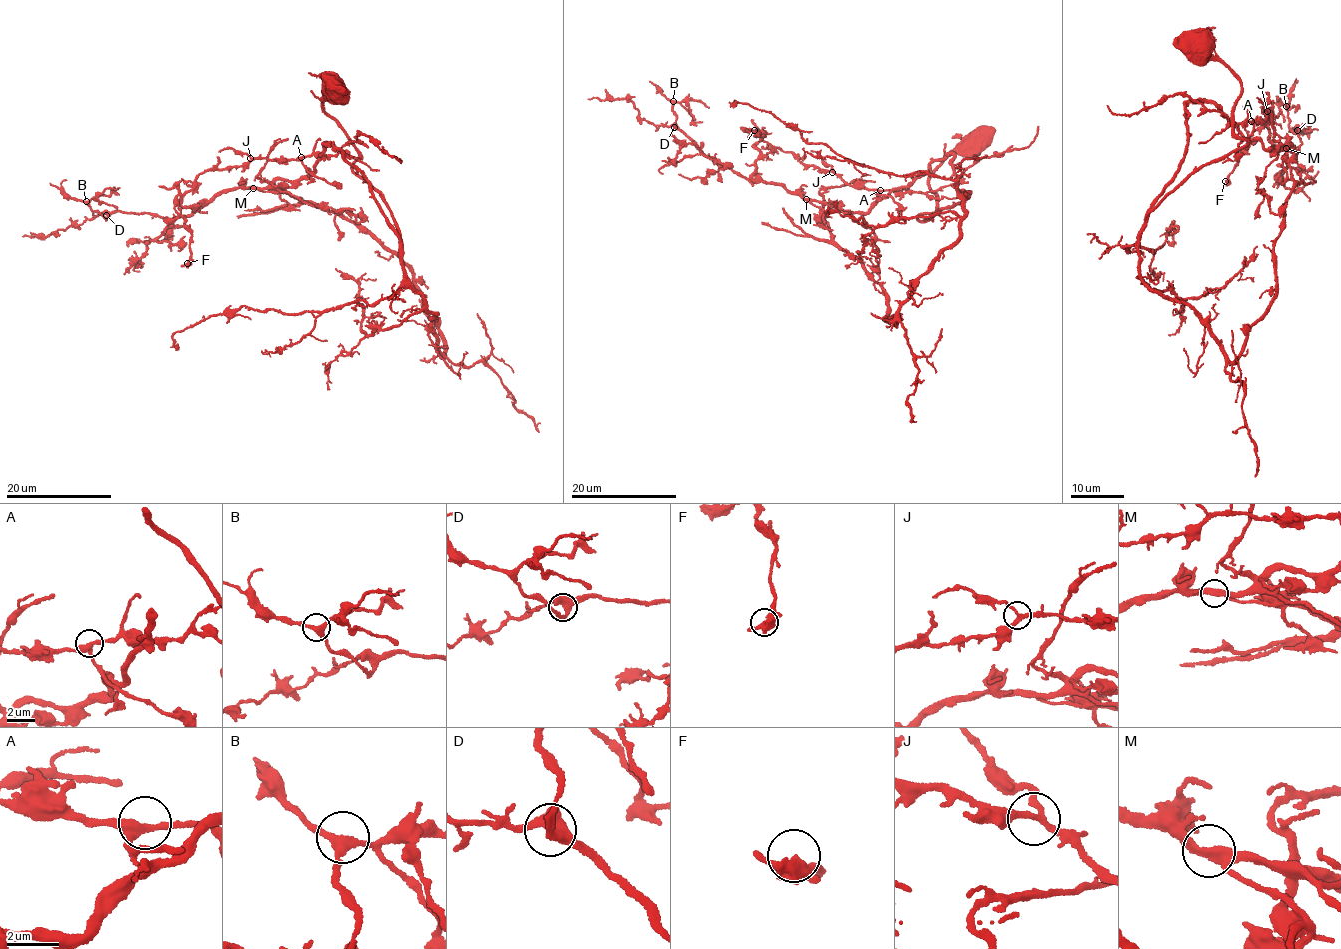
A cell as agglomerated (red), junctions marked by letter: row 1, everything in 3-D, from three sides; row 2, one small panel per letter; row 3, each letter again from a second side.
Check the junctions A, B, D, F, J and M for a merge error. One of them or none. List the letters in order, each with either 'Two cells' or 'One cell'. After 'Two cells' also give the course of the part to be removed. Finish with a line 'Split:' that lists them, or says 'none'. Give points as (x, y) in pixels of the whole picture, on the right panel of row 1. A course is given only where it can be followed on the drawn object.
A: One cell
B: One cell
D: One cell
F: One cell
J: One cell
M: One cell
Split: none

